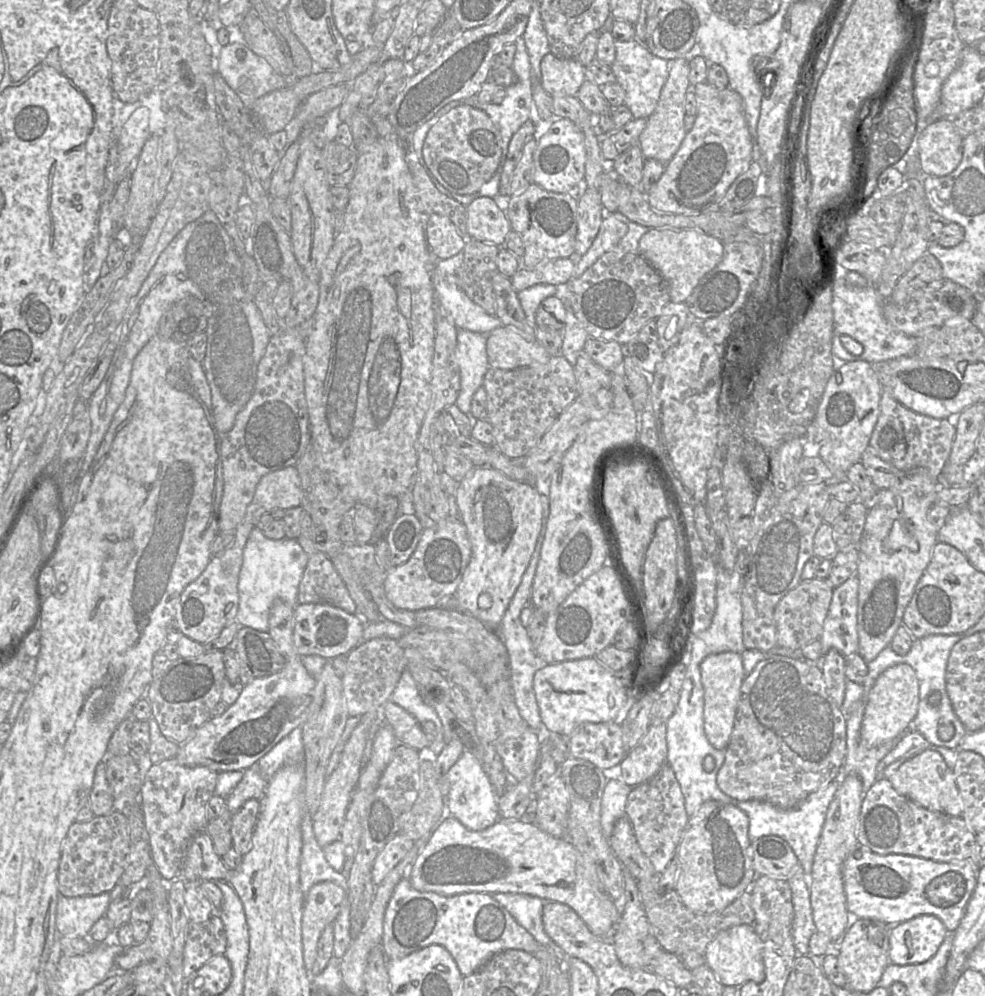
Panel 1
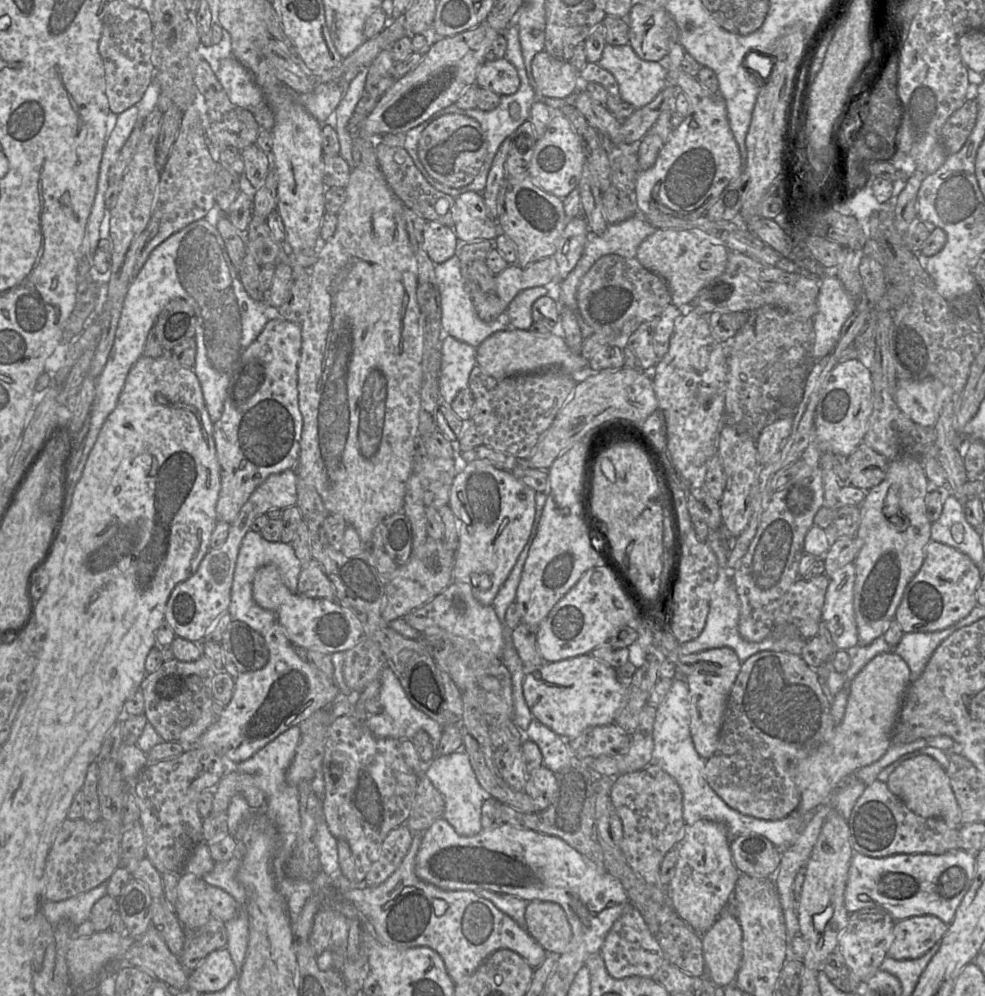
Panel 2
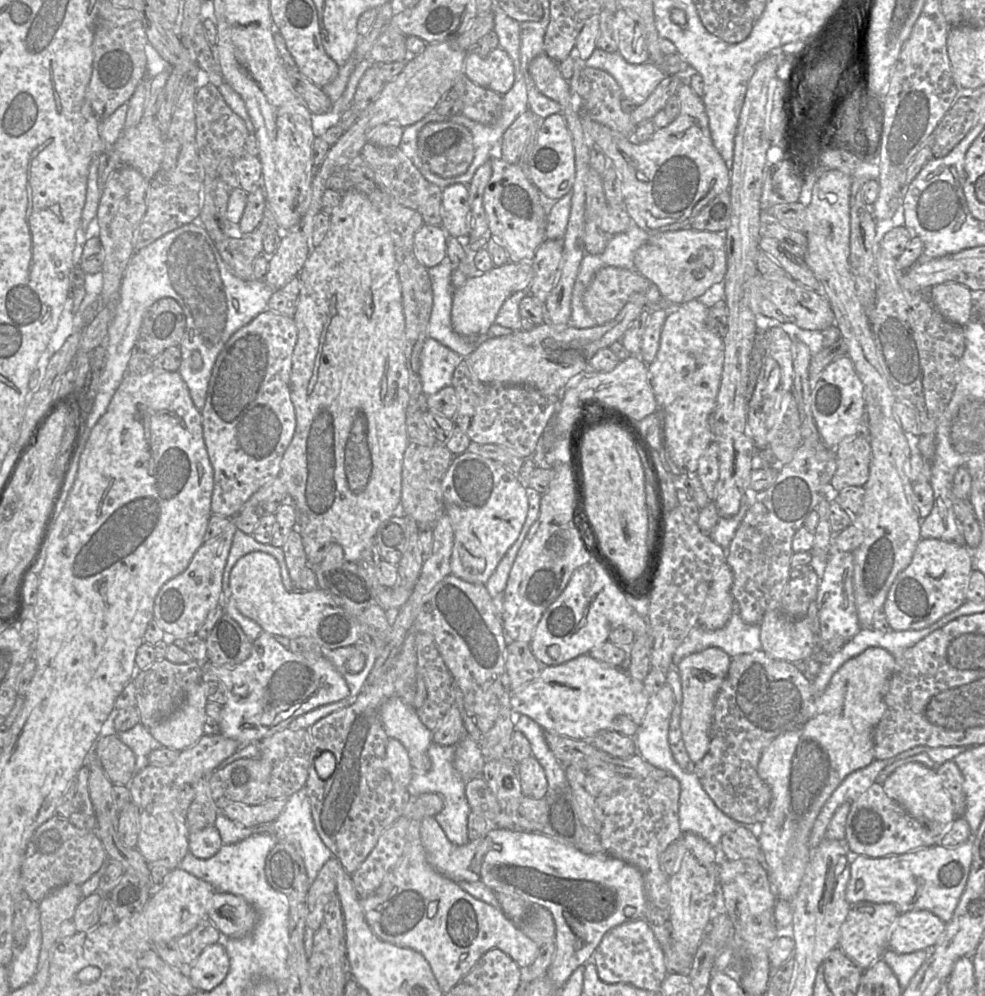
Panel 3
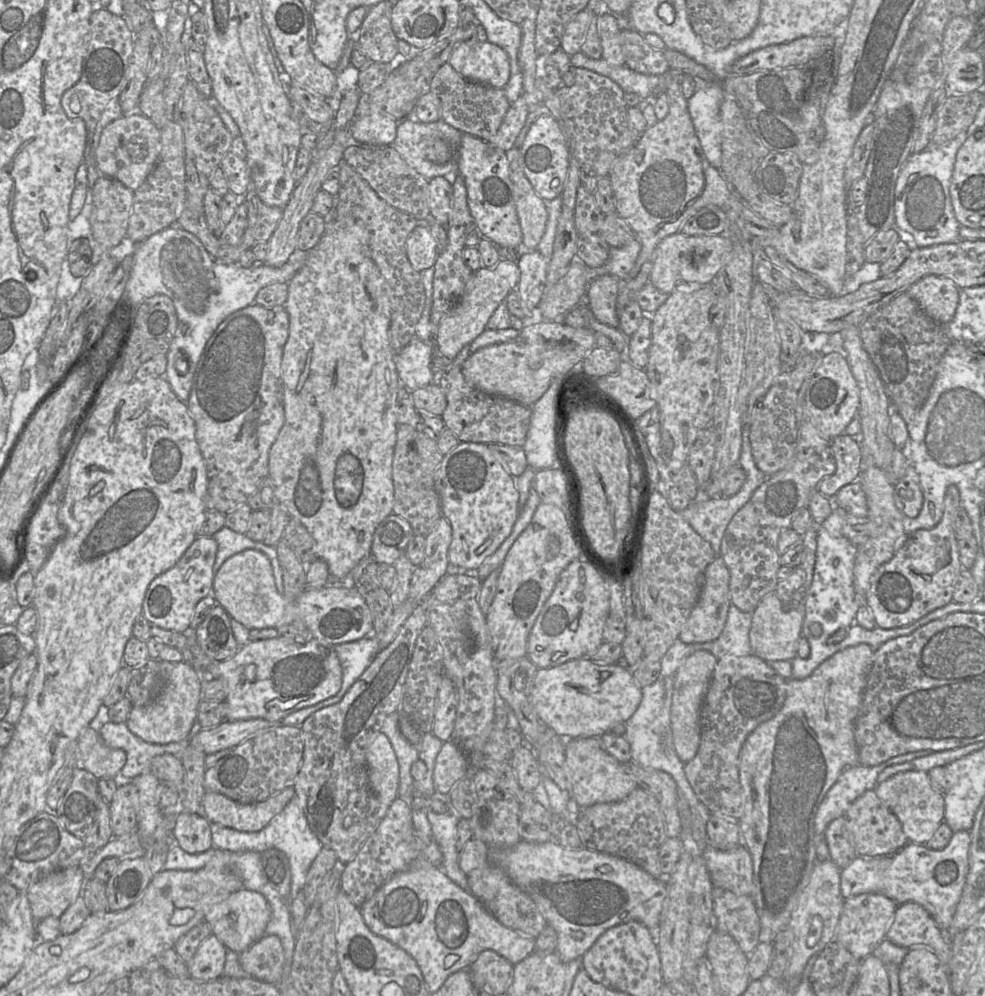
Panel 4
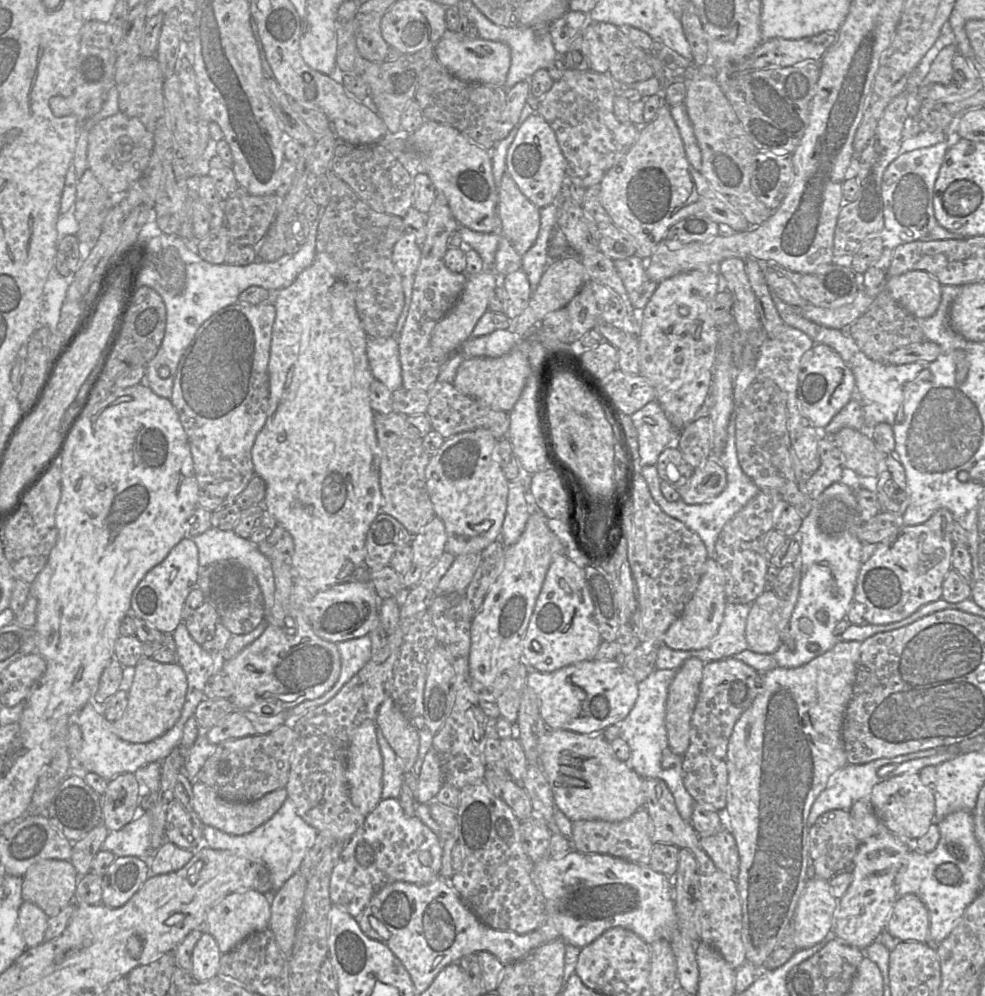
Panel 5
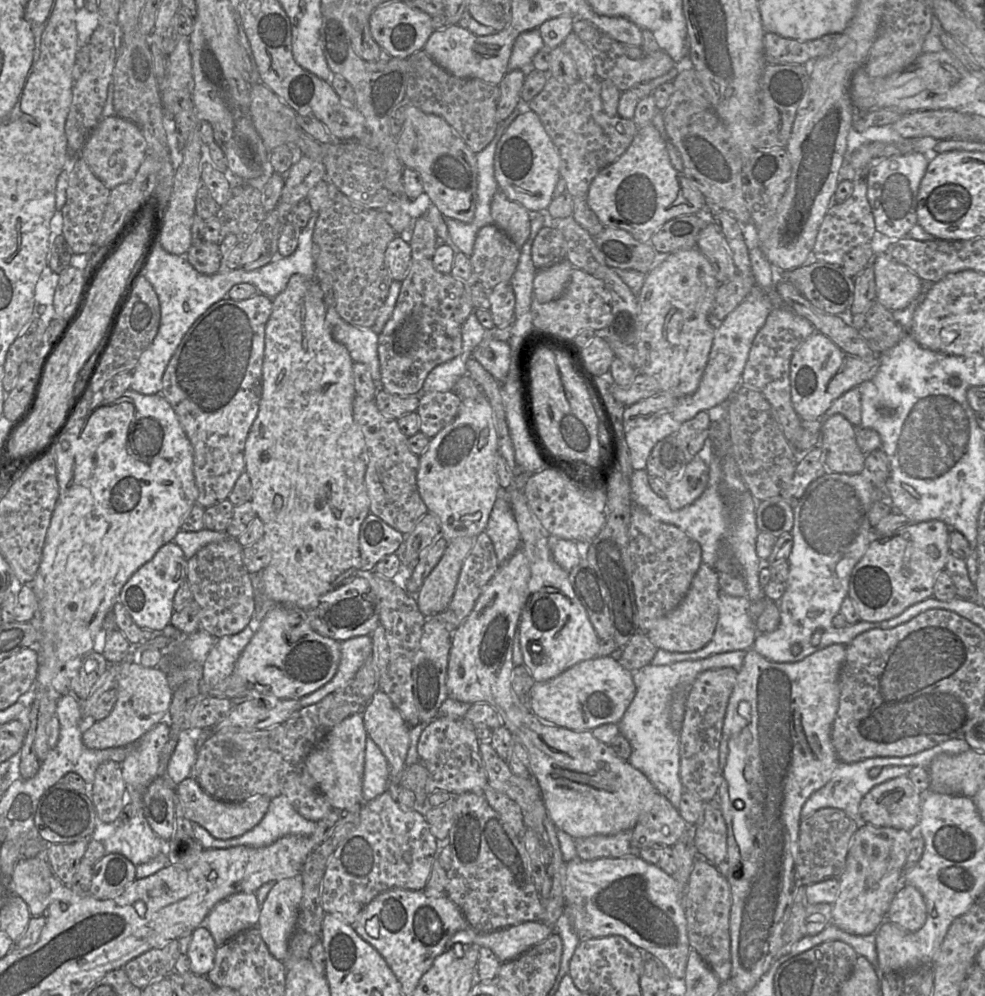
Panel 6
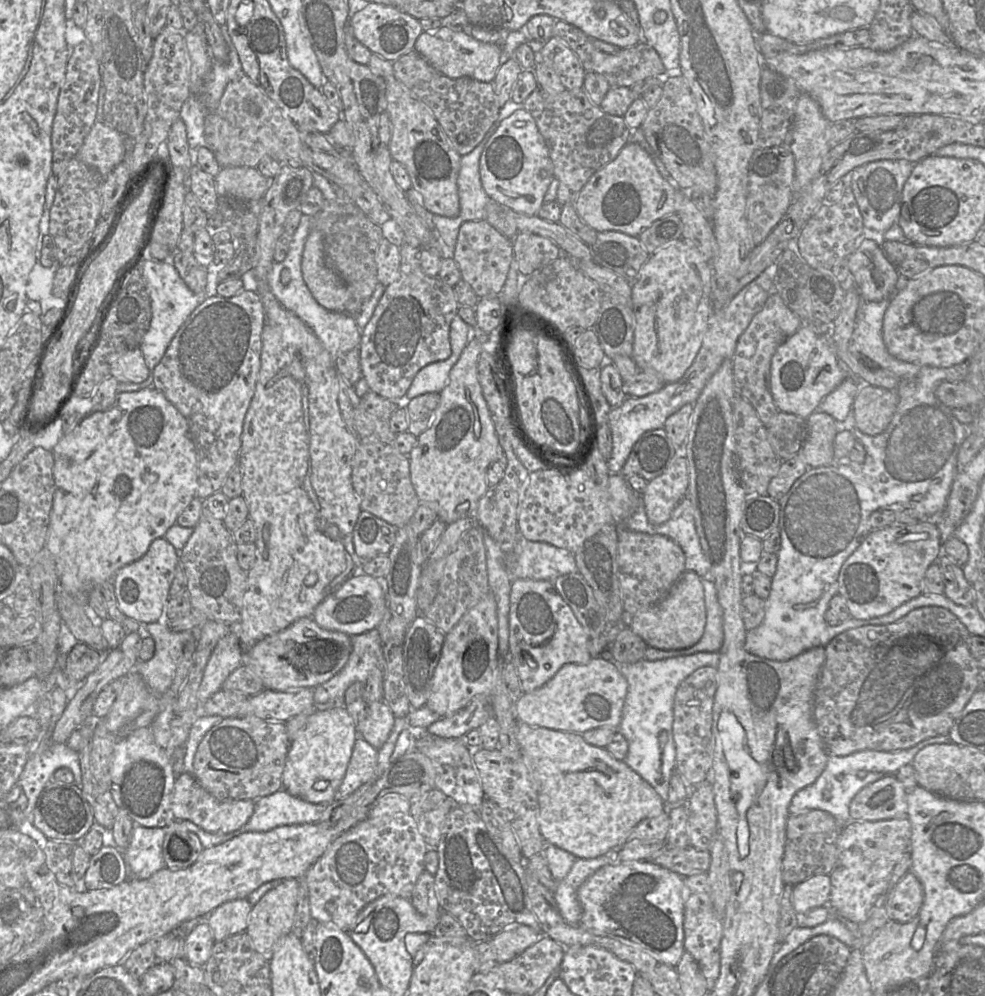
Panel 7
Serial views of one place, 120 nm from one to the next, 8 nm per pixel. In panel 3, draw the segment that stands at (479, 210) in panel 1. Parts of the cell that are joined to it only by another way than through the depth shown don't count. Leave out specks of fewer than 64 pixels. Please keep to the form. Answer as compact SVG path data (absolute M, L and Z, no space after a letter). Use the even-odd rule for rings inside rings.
M452 184L442 189L442 225L449 235L467 237L466 217L469 211L469 192L467 185Z

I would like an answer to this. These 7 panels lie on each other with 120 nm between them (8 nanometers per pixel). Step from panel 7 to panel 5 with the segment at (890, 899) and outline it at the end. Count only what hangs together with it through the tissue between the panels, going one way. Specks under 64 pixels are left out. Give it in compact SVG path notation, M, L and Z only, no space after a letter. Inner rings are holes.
M915 894L898 897L887 931L900 941L930 943L930 916L923 901Z

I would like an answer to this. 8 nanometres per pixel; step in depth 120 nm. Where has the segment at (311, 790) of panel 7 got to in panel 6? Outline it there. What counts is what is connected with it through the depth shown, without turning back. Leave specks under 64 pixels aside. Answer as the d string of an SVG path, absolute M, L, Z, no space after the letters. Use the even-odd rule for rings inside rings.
M353 714L337 724L305 759L308 773L335 811L360 812L364 803L362 787L367 737L362 714Z

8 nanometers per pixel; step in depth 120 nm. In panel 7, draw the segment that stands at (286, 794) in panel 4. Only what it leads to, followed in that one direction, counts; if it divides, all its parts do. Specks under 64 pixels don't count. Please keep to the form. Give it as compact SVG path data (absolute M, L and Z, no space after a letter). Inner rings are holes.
M191 773L178 774L171 794L173 819L188 820L201 829L214 834L227 834L240 829L254 812L254 800L219 801L206 791Z

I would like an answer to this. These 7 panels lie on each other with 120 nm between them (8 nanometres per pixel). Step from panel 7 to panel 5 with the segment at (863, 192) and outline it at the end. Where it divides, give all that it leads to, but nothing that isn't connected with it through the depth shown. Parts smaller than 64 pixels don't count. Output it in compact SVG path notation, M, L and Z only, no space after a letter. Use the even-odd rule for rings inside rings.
M954 138L935 145L900 153L893 160L882 177L884 228L894 232L903 242L930 240L929 233L939 225L933 208L933 193L944 156Z

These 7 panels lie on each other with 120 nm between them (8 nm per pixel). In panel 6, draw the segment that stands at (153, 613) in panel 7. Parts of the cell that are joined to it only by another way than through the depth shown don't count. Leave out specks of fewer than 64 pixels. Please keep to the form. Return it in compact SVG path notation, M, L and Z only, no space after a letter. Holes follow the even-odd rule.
M173 541L168 542L129 577L121 588L117 600L143 630L161 632L170 624L174 612L174 595L180 584L186 580L186 568L187 559L183 550Z

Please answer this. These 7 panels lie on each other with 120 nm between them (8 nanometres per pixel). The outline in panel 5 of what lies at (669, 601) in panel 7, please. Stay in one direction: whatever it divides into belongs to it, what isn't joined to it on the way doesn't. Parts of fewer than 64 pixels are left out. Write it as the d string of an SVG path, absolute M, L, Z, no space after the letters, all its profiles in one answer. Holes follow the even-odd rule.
M708 558L697 588L681 616L666 631L663 644L674 650L696 651L706 648L716 636L727 604L726 577L715 559Z

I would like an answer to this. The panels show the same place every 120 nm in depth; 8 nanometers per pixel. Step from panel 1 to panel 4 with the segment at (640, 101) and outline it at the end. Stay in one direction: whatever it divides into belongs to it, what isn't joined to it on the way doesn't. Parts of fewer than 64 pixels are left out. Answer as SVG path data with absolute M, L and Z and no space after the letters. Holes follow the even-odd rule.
M581 52L575 53L570 56L571 65L574 67L582 67L588 70L599 73L606 76L617 83L625 93L635 93L642 99L649 99L654 96L654 92L658 89L662 89L662 75L646 75L636 72L628 67L624 66L612 66L608 64L604 59L593 59L587 57Z

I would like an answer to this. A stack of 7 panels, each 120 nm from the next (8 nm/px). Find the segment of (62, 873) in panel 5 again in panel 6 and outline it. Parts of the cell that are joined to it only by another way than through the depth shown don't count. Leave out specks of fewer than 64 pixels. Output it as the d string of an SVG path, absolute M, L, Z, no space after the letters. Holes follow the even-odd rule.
M45 857L20 859L9 881L9 892L26 902L33 917L43 916L48 906L52 876Z

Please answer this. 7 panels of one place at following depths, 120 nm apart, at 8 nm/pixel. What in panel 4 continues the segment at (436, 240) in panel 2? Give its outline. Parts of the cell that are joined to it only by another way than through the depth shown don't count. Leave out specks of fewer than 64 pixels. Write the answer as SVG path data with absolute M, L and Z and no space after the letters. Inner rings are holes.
M419 224L413 229L405 248L409 262L419 272L433 267L439 254L437 243L425 224Z

